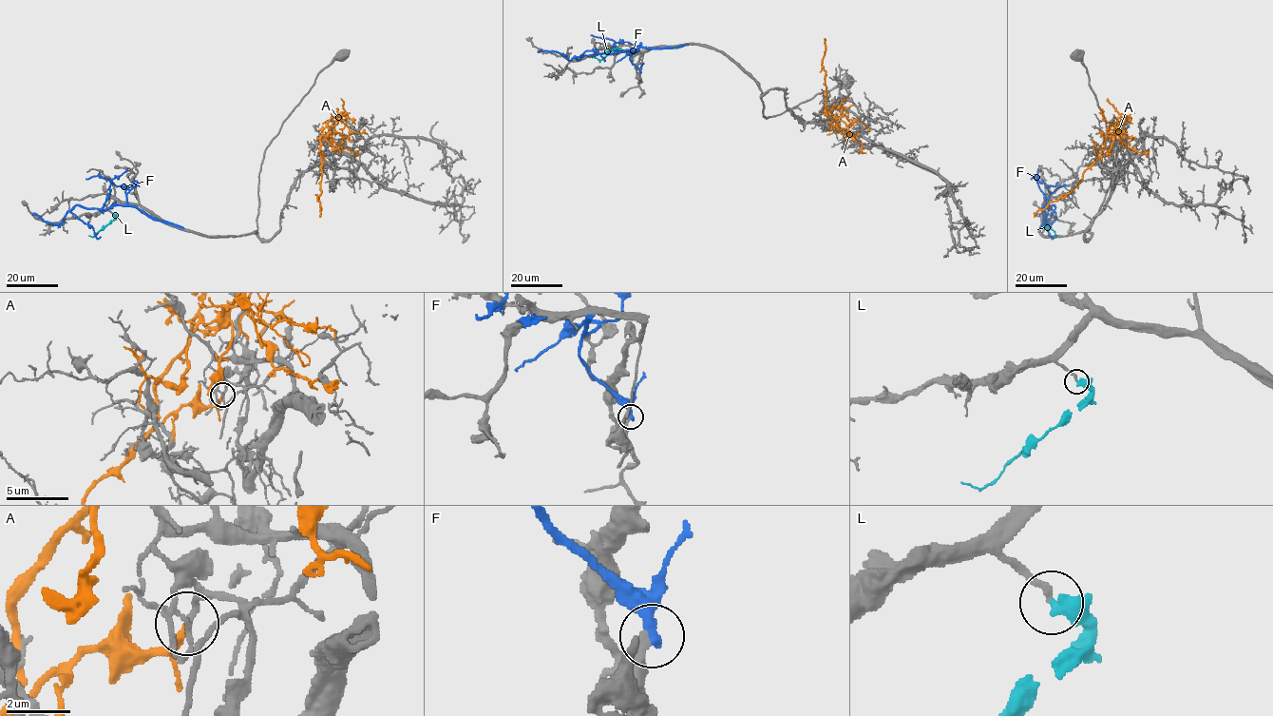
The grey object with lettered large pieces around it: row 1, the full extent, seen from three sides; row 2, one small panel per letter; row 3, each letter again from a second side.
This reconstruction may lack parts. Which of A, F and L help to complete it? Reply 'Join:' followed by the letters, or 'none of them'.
Join: L

